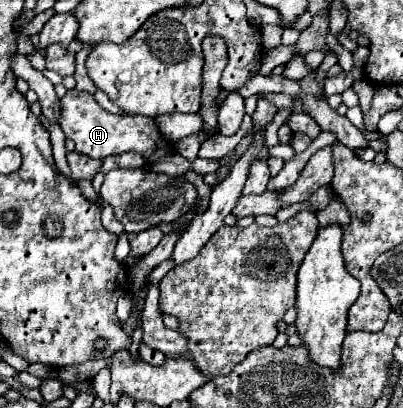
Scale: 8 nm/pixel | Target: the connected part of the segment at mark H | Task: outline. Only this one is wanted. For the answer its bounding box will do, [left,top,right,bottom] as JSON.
[60,90,170,162]

